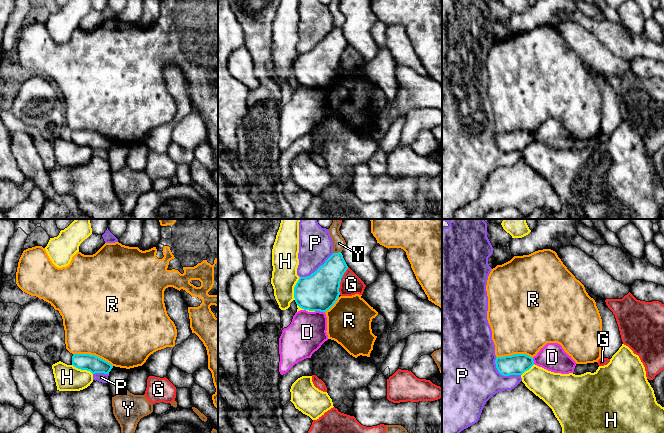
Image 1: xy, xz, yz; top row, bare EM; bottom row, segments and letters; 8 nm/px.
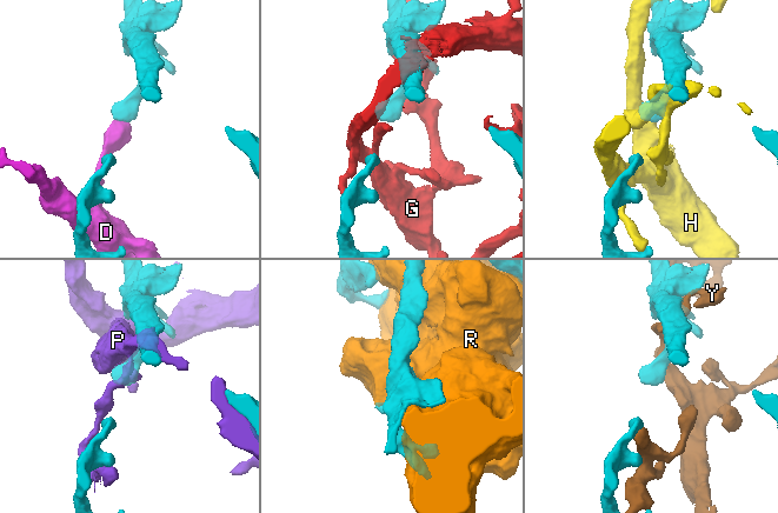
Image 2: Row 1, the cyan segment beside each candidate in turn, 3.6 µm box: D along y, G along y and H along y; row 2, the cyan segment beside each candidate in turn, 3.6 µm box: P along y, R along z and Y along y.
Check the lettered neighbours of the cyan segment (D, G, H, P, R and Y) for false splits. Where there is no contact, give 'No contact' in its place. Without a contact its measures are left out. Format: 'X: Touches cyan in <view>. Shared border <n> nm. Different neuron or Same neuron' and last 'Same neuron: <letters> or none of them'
D: Touches cyan in xz. Shared border 80 nm. Different neuron
G: Touches cyan in xz. Shared border 240 nm. Different neuron
H: Touches cyan in xz. Shared border 190 nm. Different neuron
P: Touches cyan in yz. Shared border 260 nm. Different neuron
R: Touches cyan in xy. Shared border 340 nm. Different neuron
Y: Touches cyan in xz. Shared border 70 nm. Different neuron
Same neuron: none of them

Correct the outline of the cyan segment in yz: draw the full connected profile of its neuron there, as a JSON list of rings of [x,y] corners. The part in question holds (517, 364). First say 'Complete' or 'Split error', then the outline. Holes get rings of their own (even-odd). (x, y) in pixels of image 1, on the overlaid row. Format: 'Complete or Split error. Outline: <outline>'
Complete. Outline: [[[514,354],[505,357],[496,357],[496,368],[503,376],[522,375],[533,365],[533,358],[526,354]]]

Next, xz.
Complete. Outline: [[[341,252],[333,253],[323,265],[307,277],[300,277],[294,287],[294,298],[296,304],[309,311],[326,312],[337,301],[340,292],[340,282],[348,266]]]

